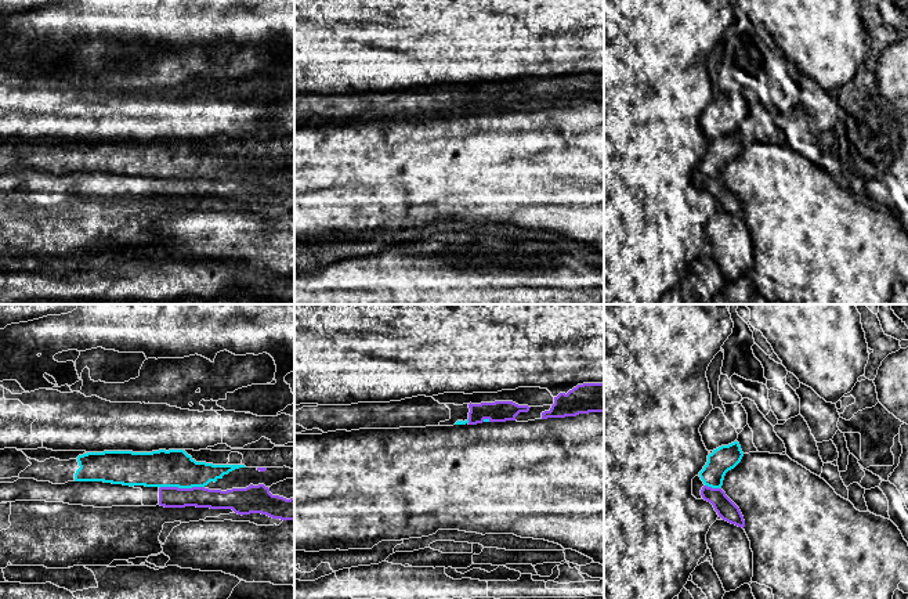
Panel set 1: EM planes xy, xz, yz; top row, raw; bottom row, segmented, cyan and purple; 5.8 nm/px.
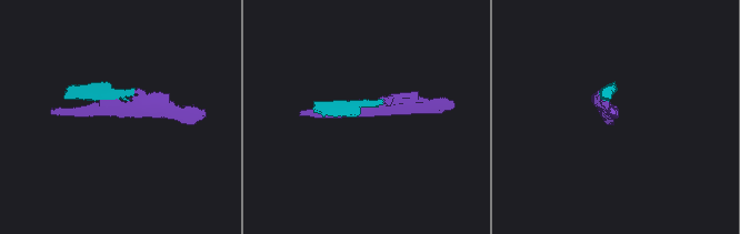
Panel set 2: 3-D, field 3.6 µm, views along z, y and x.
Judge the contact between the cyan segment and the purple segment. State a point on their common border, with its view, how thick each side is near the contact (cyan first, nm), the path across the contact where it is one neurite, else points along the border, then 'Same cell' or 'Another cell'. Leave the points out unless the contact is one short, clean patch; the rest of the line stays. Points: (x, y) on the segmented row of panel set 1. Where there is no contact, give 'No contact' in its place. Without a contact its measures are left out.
Touches cyan at xy (181, 487). Thickness 220 nm (cyan) against 130 nm. Another cell

